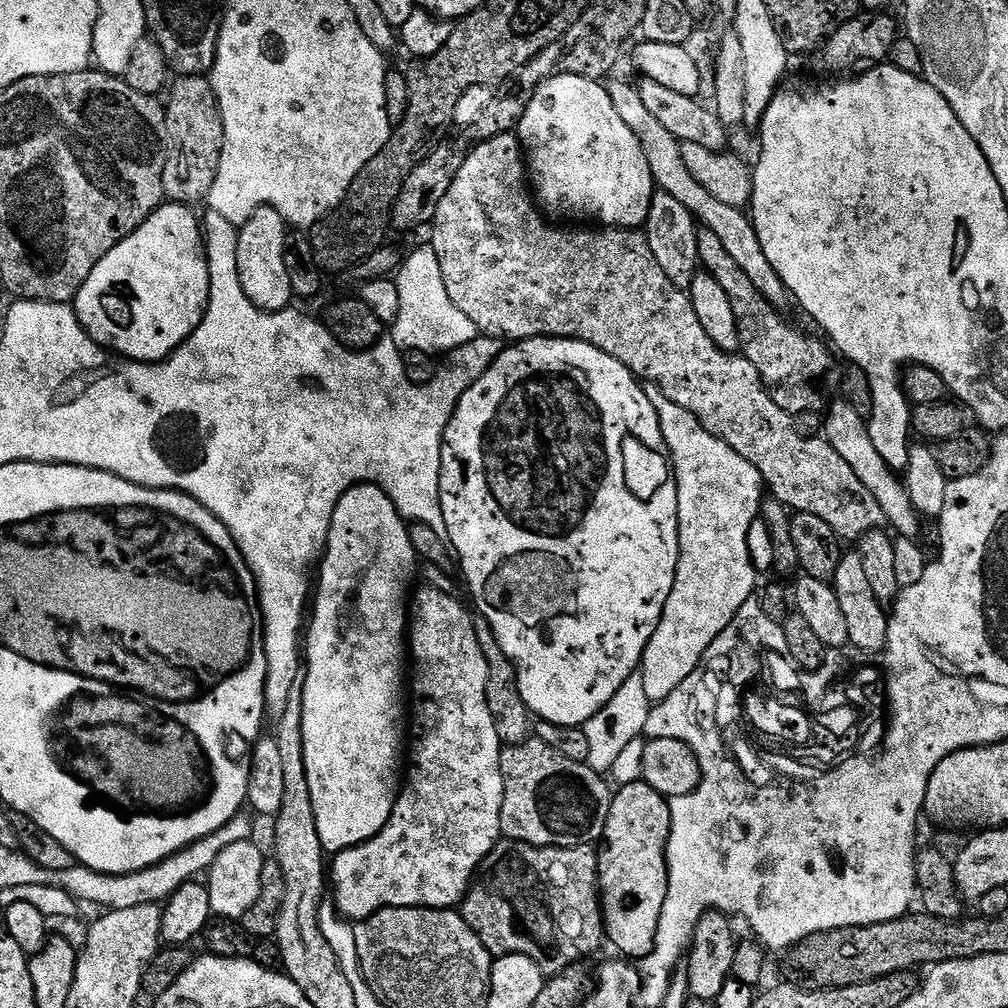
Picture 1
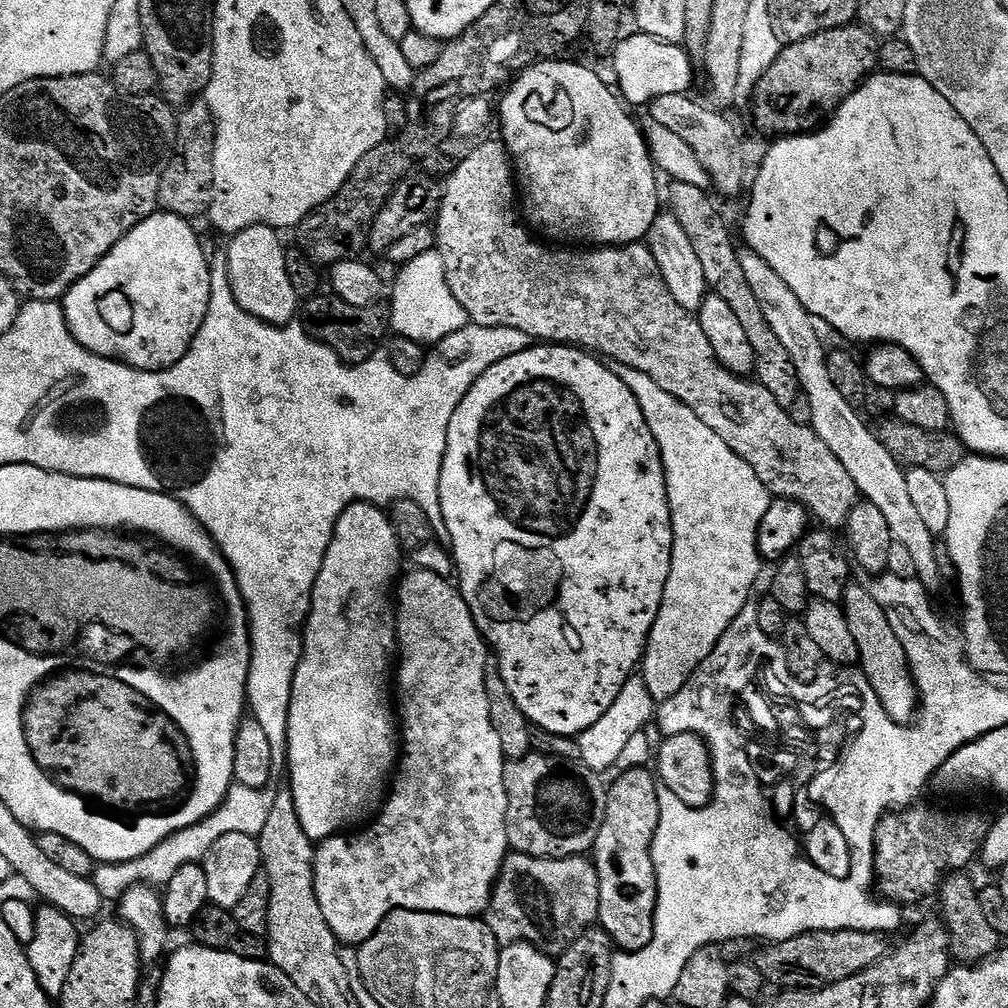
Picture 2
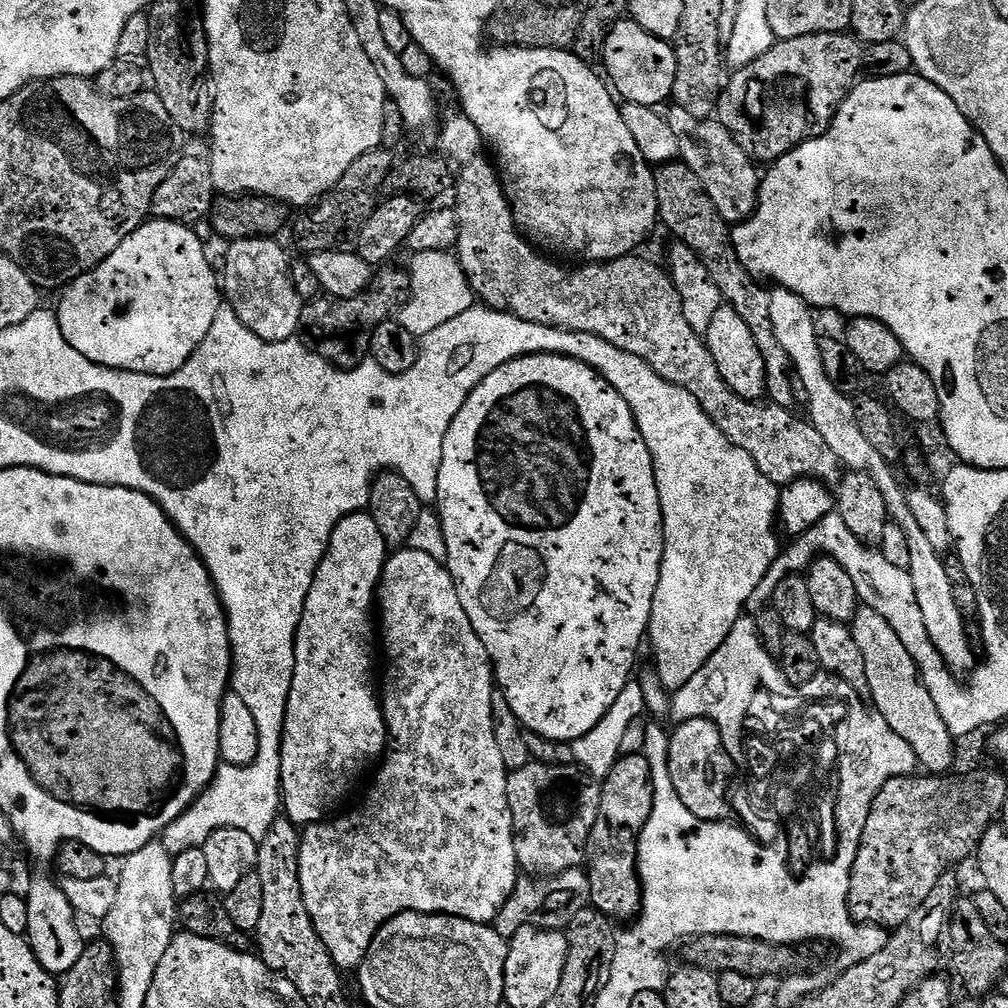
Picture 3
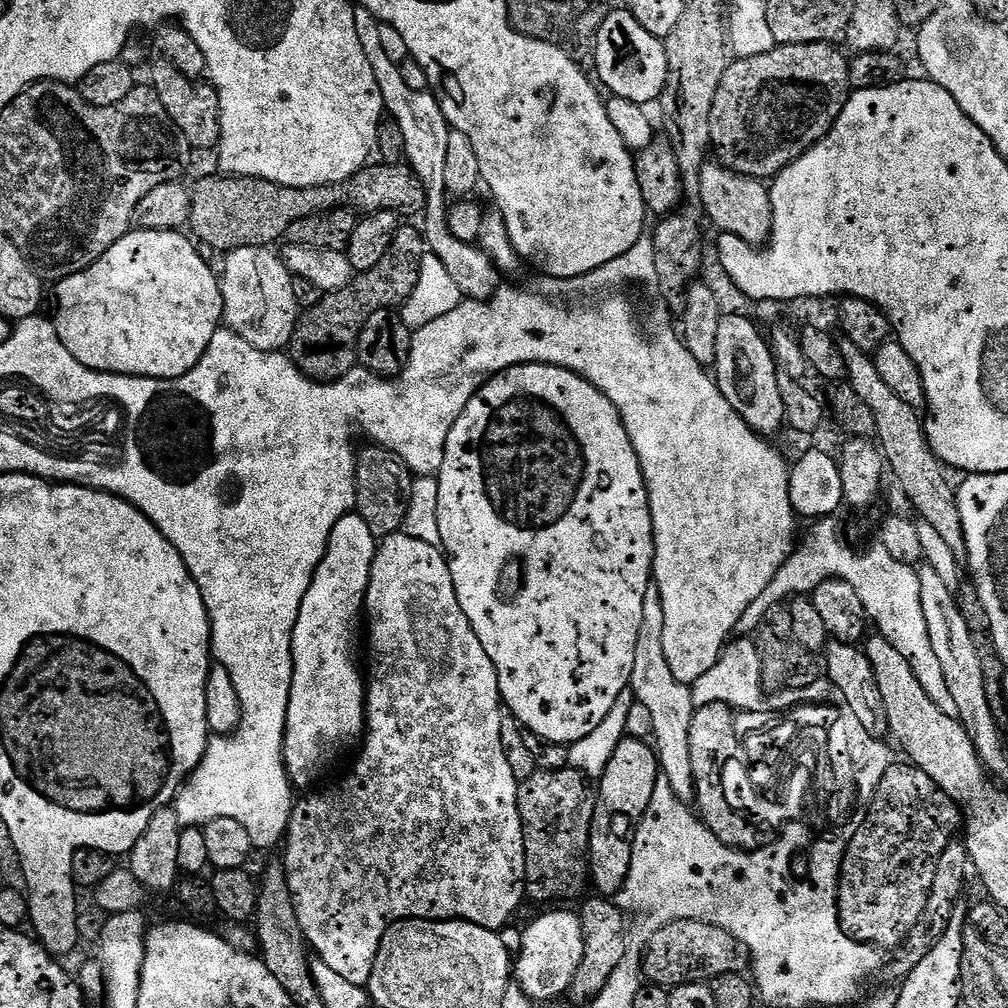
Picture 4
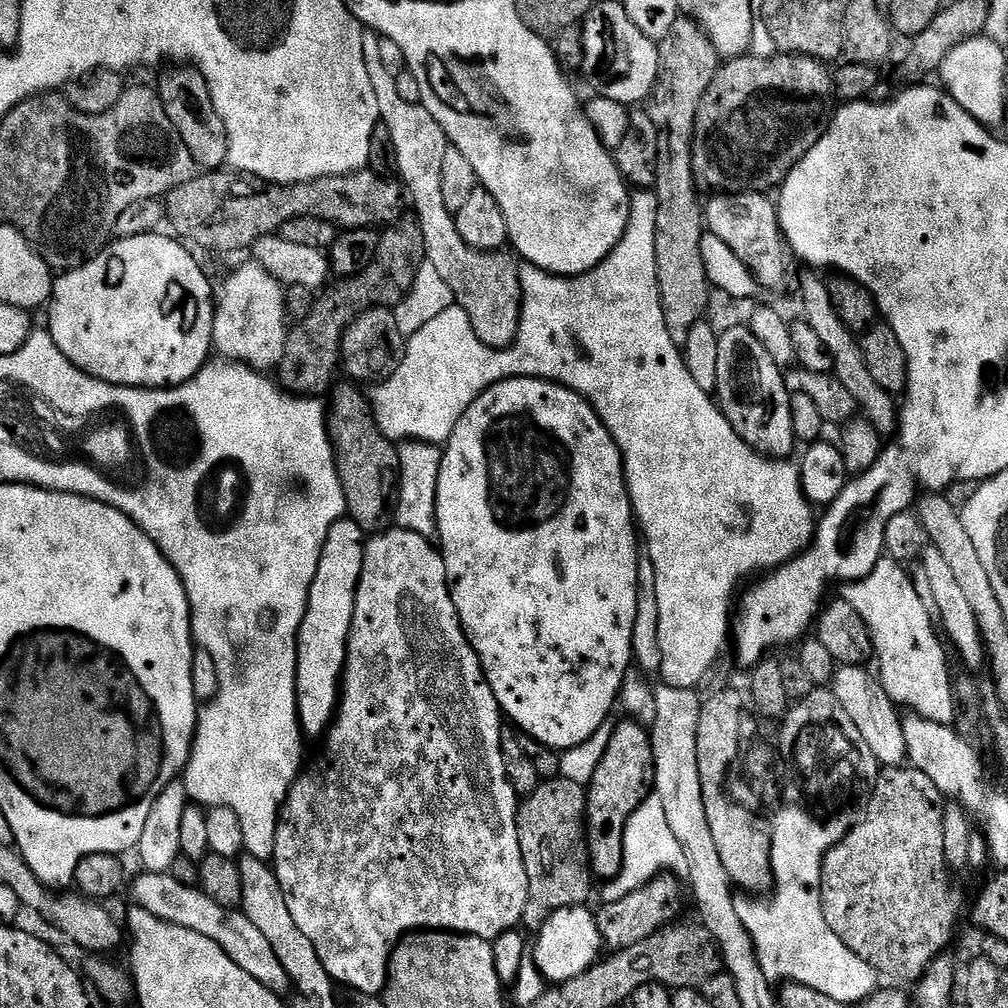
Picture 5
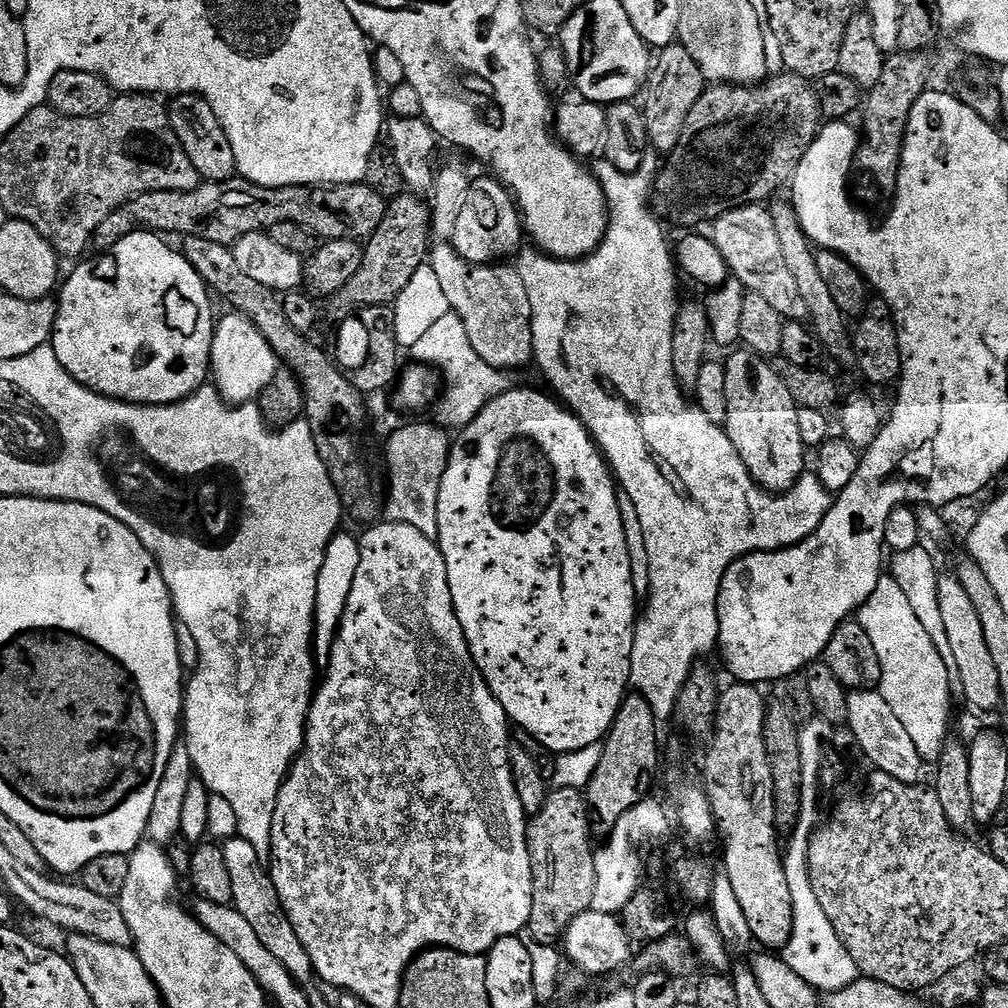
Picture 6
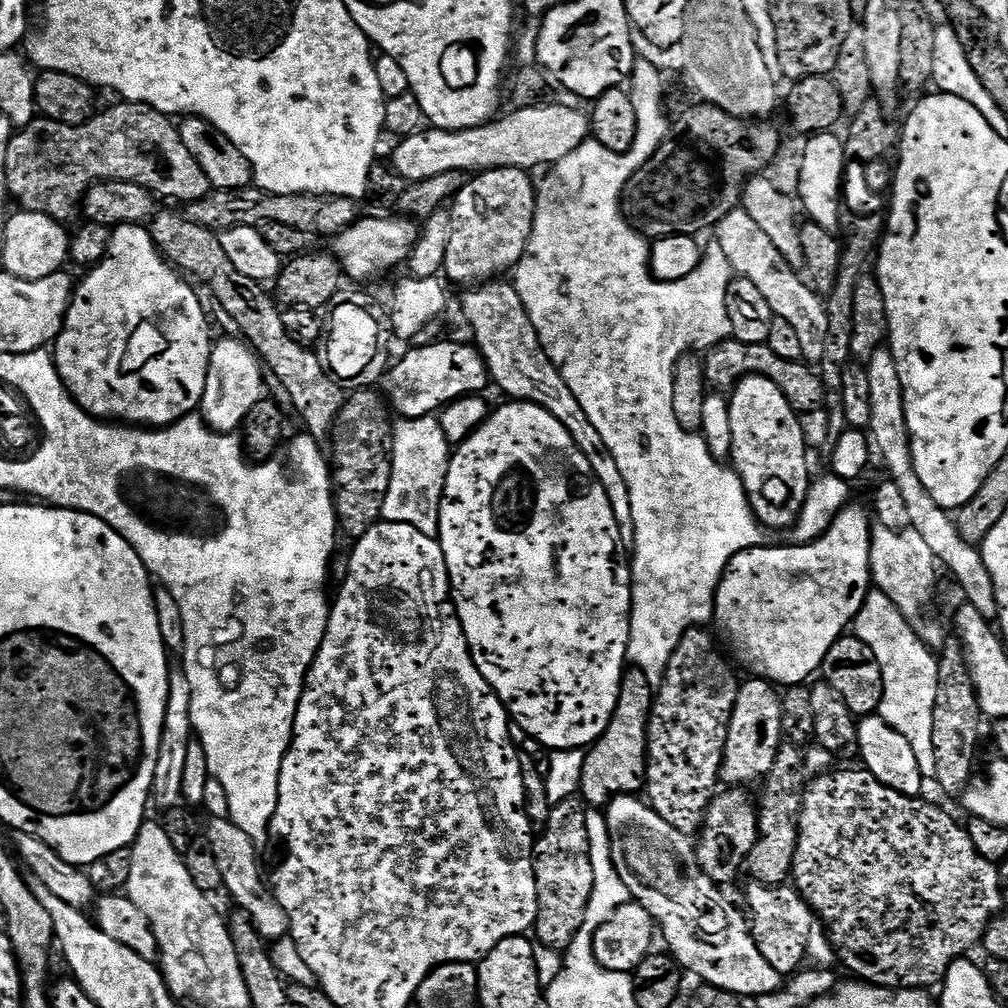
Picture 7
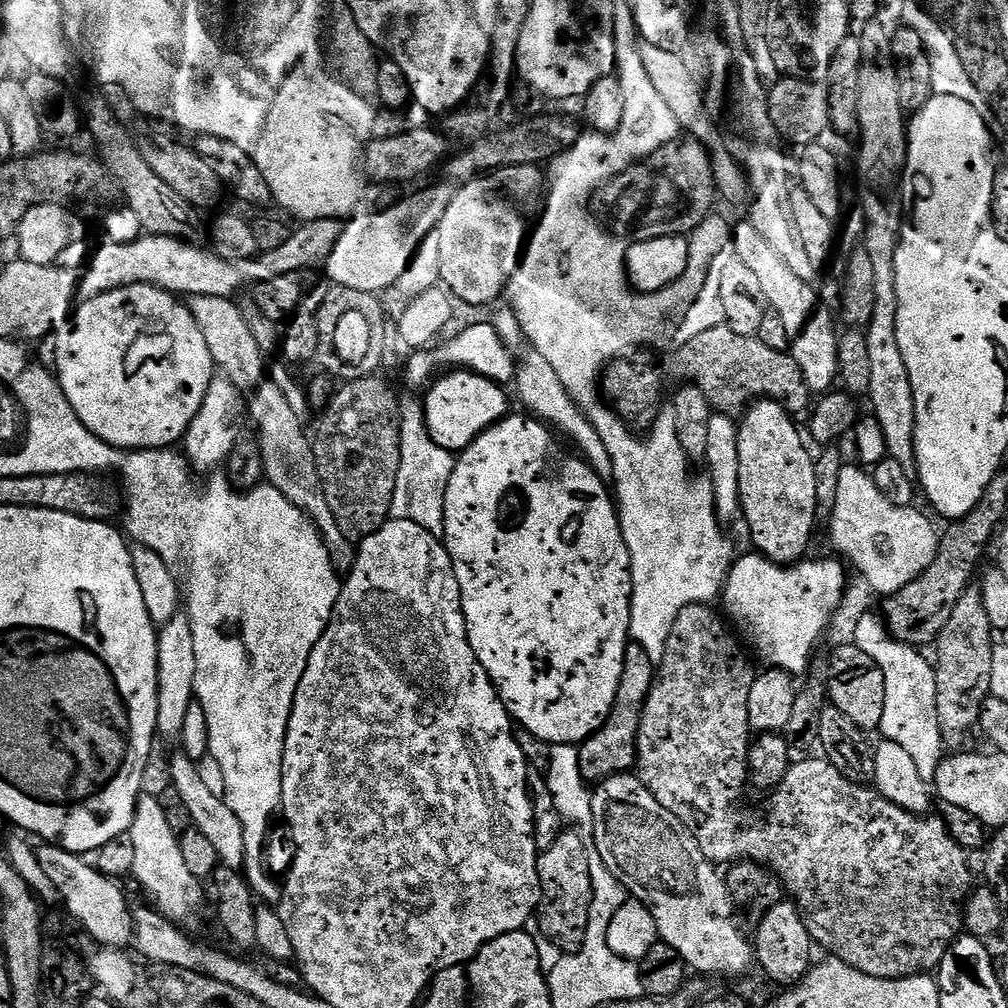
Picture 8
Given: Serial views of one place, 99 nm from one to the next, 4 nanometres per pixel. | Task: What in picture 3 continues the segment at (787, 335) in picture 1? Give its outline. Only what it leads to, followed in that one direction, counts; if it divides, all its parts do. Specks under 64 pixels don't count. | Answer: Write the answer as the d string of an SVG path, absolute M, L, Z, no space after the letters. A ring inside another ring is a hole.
M683 162L659 165L654 172L654 186L658 198L656 214L659 223L663 227L665 224L676 235L675 239L679 243L690 246L690 250L698 254L702 266L706 266L706 274L710 274L714 286L718 286L721 301L738 310L739 316L750 326L750 332L754 334L758 350L762 350L762 358L766 362L767 399L779 408L791 409L796 396L798 400L798 384L794 379L792 363L774 334L774 322L770 322L765 289L756 285L759 284L757 277L751 276L746 266L742 266L734 250L732 228L722 218L722 214L714 210L714 202L710 202L698 174Z

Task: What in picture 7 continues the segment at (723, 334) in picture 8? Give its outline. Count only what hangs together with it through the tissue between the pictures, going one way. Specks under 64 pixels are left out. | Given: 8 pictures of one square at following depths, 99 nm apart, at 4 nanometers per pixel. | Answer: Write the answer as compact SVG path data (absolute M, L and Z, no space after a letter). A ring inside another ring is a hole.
M729 338L711 349L703 357L703 361L704 379L713 389L731 390L742 378L765 376L770 378L770 382L774 382L774 386L778 386L778 390L782 390L782 394L786 394L790 406L796 409L797 413L803 414L824 407L823 382L819 375L807 363L778 358L778 354L774 354L774 350L770 350L767 343L748 345Z

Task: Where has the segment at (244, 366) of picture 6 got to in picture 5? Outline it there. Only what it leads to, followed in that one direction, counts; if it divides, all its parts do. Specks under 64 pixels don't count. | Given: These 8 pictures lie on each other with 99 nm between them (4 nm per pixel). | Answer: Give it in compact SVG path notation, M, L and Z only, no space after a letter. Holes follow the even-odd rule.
M247 262L228 276L224 289L219 289L215 301L216 317L212 343L221 357L247 364L257 370L279 369L286 350L290 328L286 323L285 285L275 280L260 264Z

